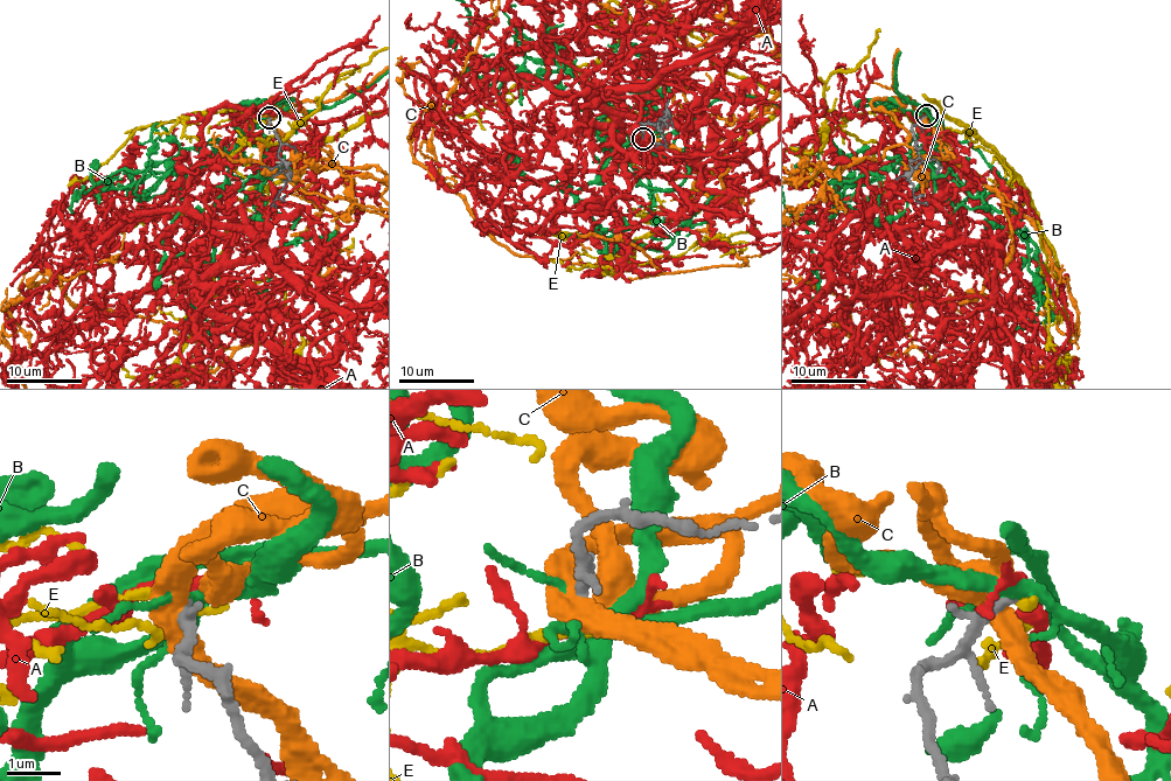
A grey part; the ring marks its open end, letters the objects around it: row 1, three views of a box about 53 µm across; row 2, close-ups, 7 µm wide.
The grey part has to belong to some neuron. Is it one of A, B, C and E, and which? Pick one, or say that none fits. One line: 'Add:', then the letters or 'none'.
Add: none

